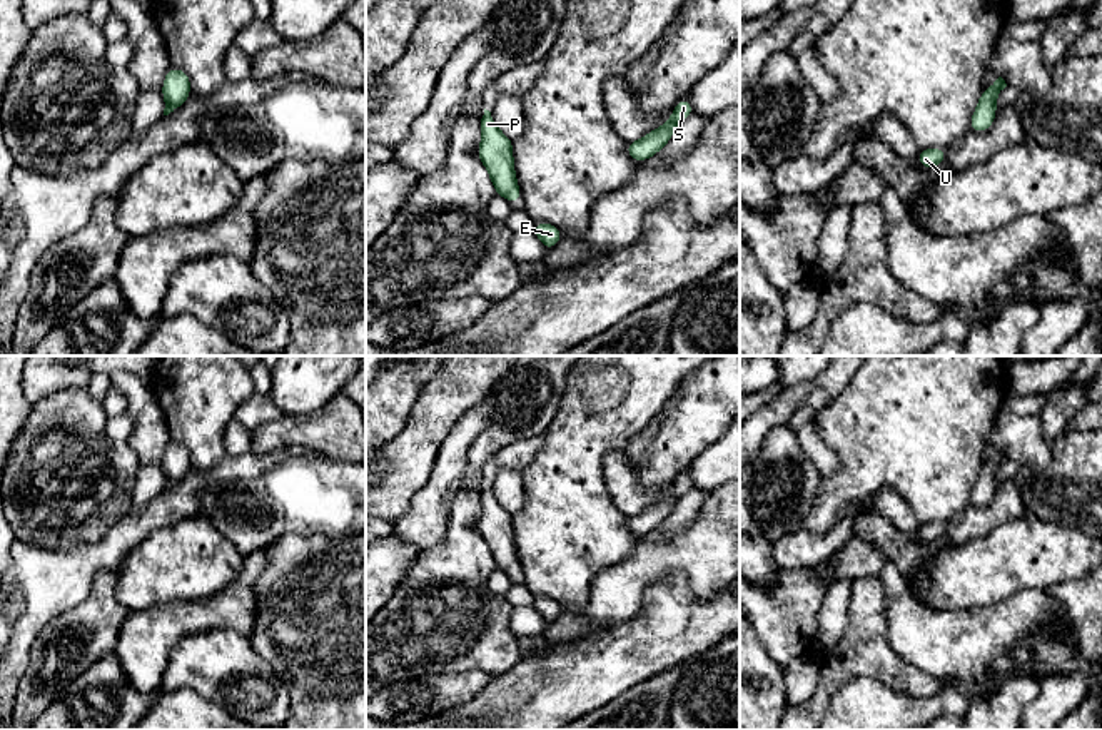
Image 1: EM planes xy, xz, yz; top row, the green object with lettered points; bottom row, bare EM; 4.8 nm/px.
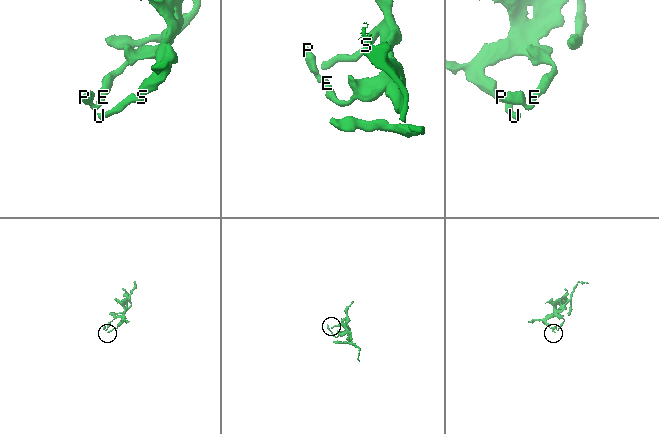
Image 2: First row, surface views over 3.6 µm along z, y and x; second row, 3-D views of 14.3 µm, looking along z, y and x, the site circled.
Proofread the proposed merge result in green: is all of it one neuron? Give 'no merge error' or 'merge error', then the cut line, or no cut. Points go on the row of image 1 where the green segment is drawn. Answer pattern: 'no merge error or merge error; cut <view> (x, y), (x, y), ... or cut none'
no merge error; cut none

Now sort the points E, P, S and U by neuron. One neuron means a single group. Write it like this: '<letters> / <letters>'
E P S U

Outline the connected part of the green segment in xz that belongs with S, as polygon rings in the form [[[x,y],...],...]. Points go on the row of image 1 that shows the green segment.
[[[681,99],[675,105],[668,122],[665,122],[661,127],[655,129],[653,132],[646,134],[643,139],[626,144],[628,155],[636,162],[643,162],[653,157],[668,144],[675,129],[691,114],[693,114],[691,100]]]

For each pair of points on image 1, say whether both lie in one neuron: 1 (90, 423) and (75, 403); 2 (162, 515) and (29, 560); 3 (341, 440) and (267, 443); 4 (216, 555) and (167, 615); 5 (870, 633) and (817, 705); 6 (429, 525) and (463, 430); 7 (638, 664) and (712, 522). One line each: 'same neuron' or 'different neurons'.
1: same neuron
2: same neuron
3: same neuron
4: different neurons
5: same neuron
6: same neuron
7: different neurons

